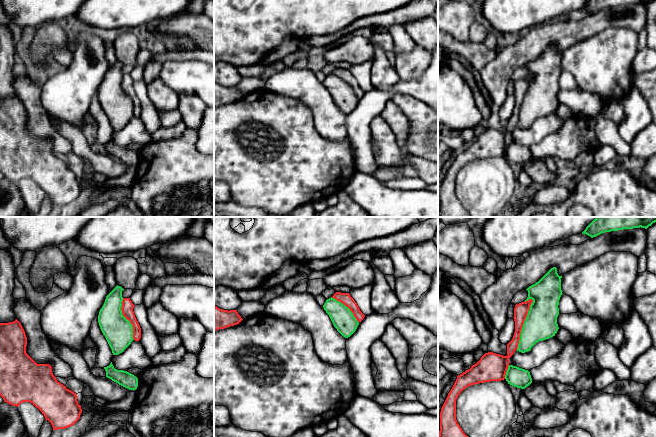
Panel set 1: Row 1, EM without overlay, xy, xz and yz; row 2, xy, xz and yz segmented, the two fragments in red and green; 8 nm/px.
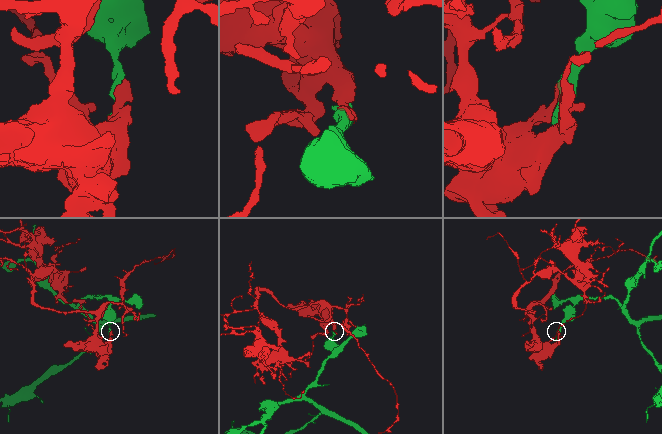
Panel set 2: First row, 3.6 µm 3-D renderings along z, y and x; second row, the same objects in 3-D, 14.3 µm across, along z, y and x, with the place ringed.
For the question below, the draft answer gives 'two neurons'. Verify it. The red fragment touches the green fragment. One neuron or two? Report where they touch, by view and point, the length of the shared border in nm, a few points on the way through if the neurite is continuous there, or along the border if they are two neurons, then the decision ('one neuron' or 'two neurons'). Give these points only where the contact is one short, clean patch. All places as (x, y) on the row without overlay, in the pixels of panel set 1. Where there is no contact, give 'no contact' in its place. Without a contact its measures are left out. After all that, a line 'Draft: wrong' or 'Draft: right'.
contact yz (523, 99); length 440 nm; two neurons
Draft: right

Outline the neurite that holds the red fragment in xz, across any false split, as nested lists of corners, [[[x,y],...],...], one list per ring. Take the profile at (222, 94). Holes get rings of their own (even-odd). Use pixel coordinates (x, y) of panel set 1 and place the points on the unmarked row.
[[[214,82],[214,107],[239,100],[243,95],[237,86],[223,86]]]

